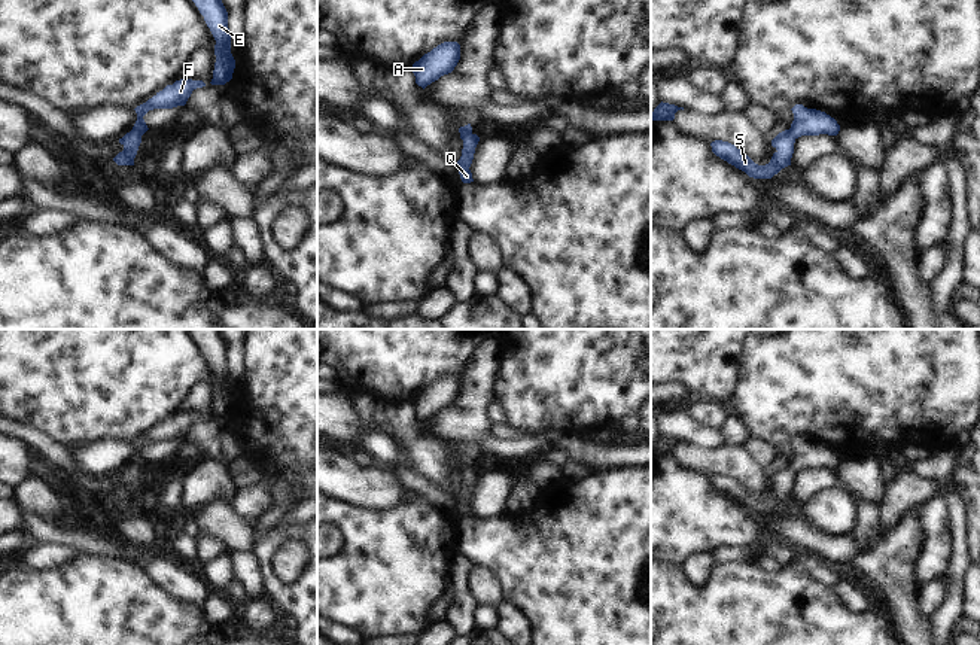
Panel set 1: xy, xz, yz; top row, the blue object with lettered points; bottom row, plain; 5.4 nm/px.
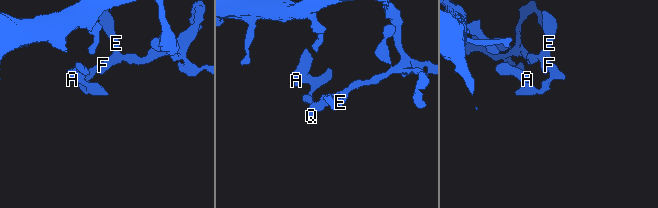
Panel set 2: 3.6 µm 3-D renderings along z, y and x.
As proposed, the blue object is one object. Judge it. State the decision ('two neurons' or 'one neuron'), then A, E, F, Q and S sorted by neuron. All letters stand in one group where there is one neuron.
one neuron; A E F Q S

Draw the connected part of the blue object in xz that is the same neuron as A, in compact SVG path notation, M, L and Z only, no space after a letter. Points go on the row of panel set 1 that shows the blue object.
M444 42L424 54L411 67L416 83L423 89L441 76L454 70L460 60L460 45L457 42Z

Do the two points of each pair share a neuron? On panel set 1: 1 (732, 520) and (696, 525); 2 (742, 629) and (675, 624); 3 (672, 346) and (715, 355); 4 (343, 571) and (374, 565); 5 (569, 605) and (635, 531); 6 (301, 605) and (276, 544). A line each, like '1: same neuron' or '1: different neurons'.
1: same neuron
2: same neuron
3: same neuron
4: same neuron
5: same neuron
6: same neuron

